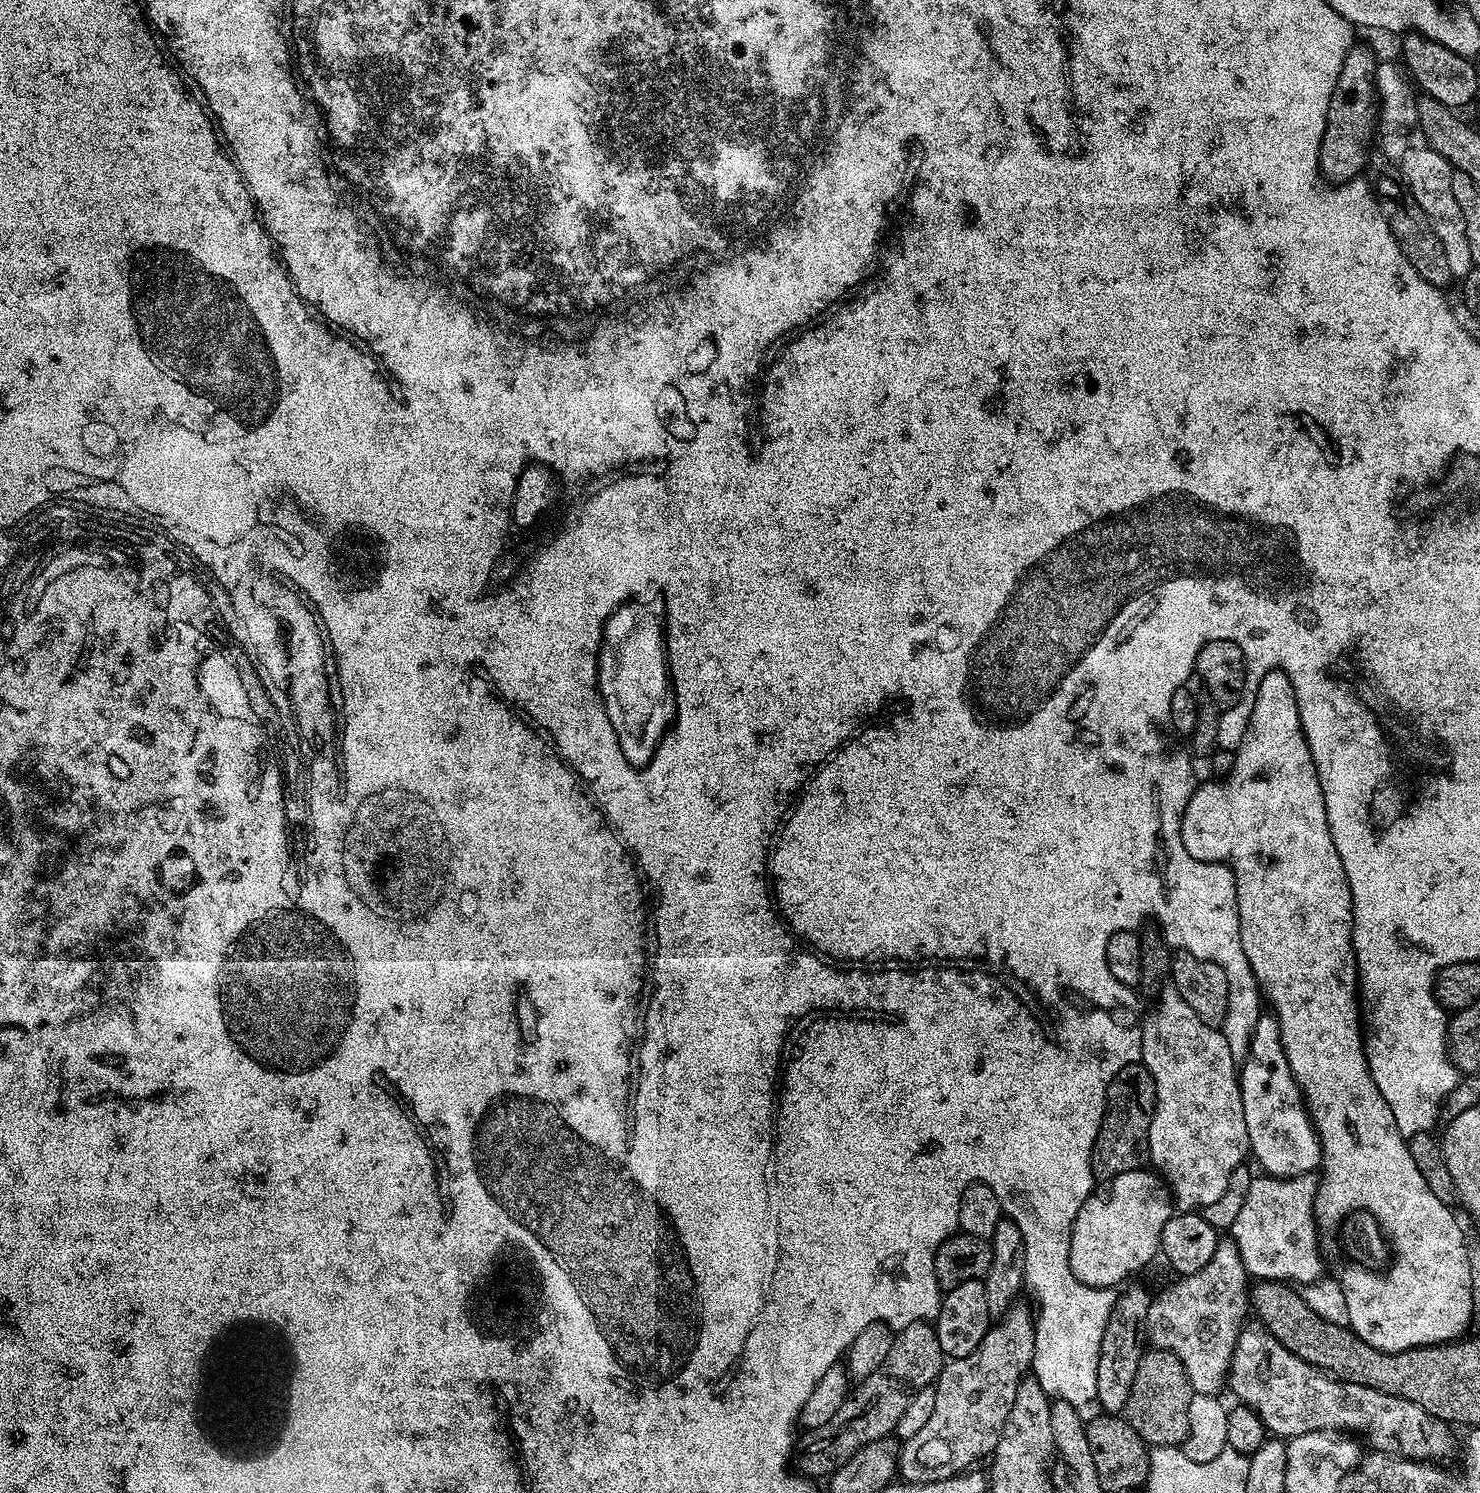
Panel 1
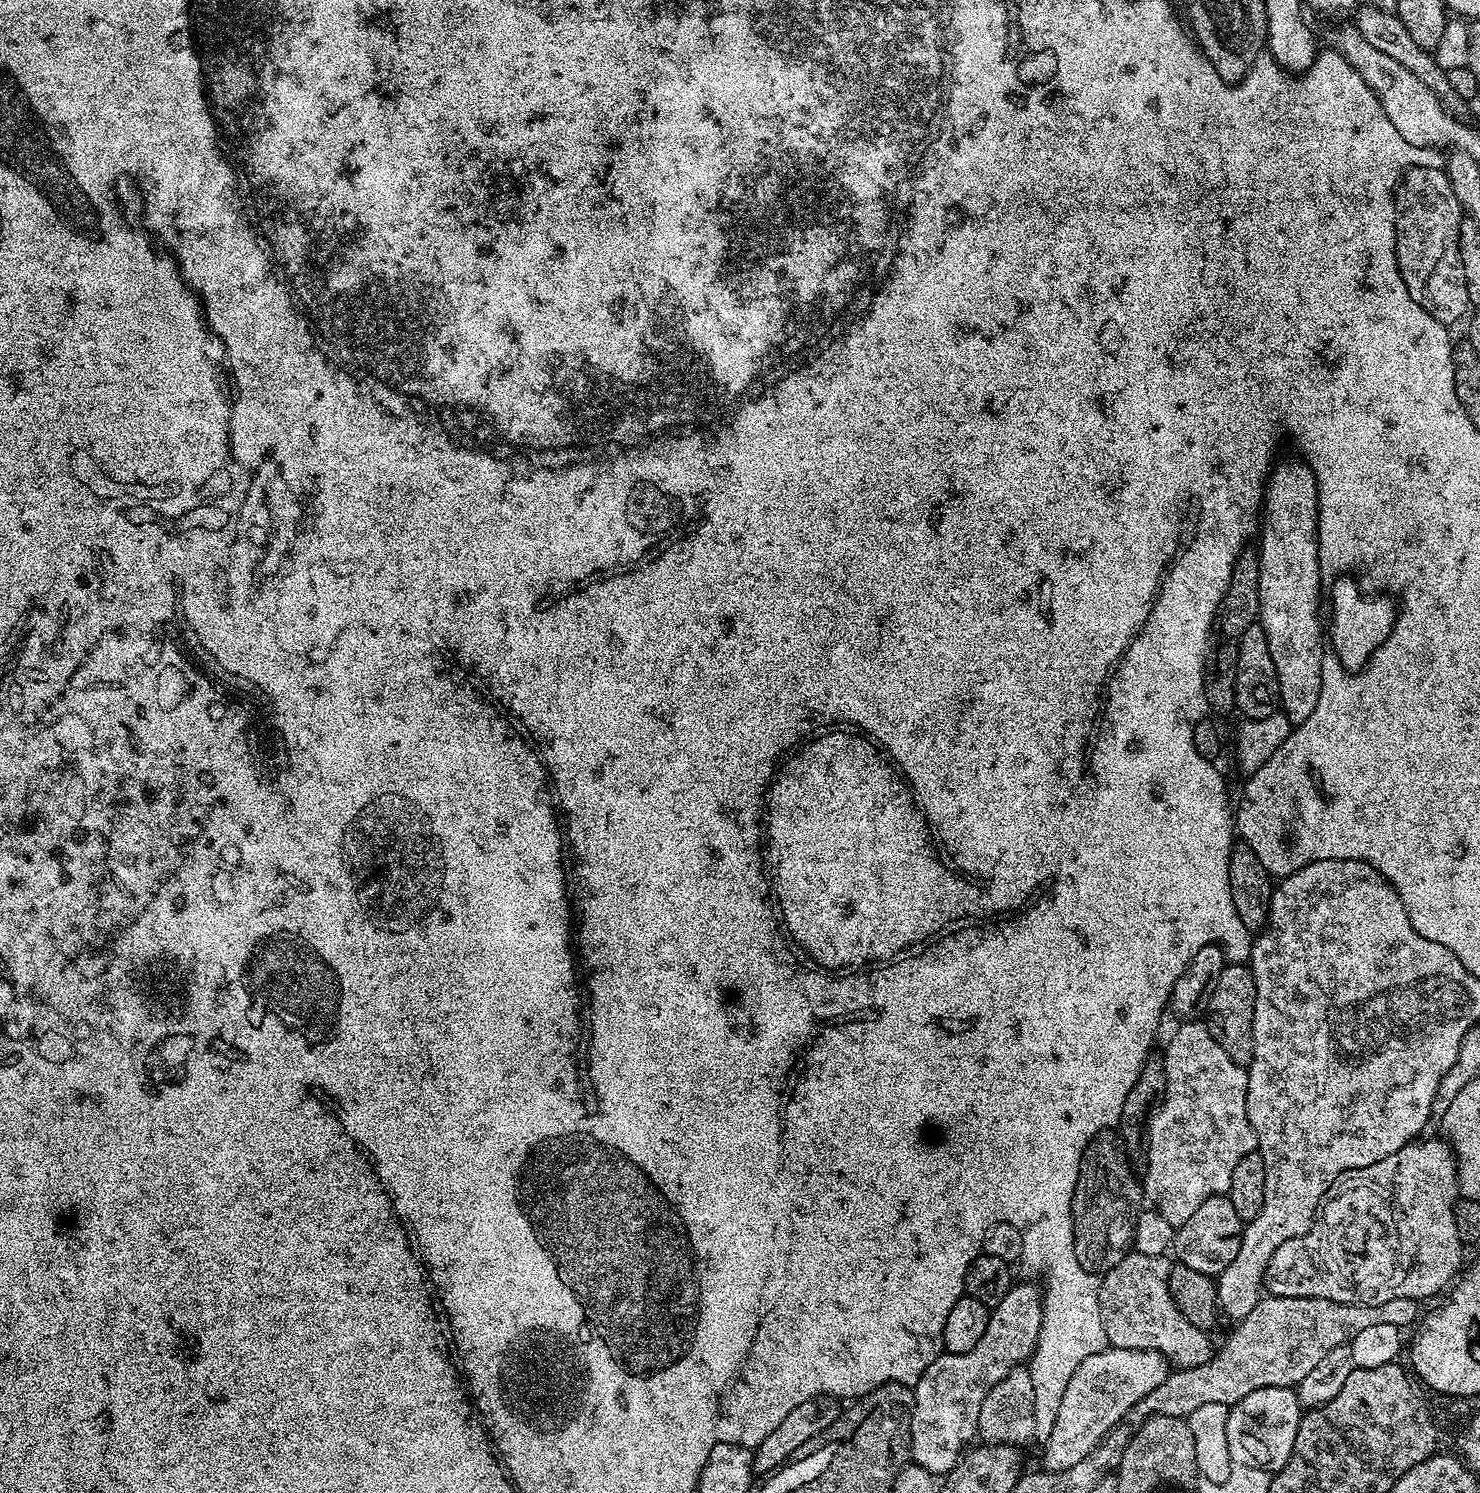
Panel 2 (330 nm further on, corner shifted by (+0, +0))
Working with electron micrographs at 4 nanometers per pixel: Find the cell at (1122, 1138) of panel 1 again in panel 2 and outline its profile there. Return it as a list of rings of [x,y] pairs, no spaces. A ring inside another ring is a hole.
[[[1112,1134],[1095,1136],[1088,1143],[1084,1152],[1084,1160],[1080,1163],[1080,1177],[1076,1183],[1072,1197],[1072,1229],[1074,1230],[1074,1254],[1078,1254],[1078,1262],[1087,1272],[1103,1274],[1109,1272],[1122,1258],[1128,1255],[1133,1247],[1132,1235],[1134,1226],[1145,1203],[1144,1189],[1141,1181],[1132,1173],[1133,1161],[1129,1160],[1124,1145]]]

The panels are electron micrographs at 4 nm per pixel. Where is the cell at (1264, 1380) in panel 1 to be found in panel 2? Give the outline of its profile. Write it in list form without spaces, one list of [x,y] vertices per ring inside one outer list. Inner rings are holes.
[[[1132,1250],[1122,1258],[1122,1262],[1118,1262],[1118,1266],[1100,1276],[1098,1306],[1102,1326],[1106,1330],[1108,1343],[1113,1348],[1159,1352],[1169,1365],[1176,1368],[1193,1368],[1209,1360],[1214,1351],[1214,1344],[1208,1341],[1209,1333],[1205,1329],[1194,1326],[1194,1322],[1182,1318],[1182,1310],[1174,1306],[1174,1298],[1170,1298],[1168,1286],[1173,1261],[1168,1259],[1167,1255],[1155,1256]]]

